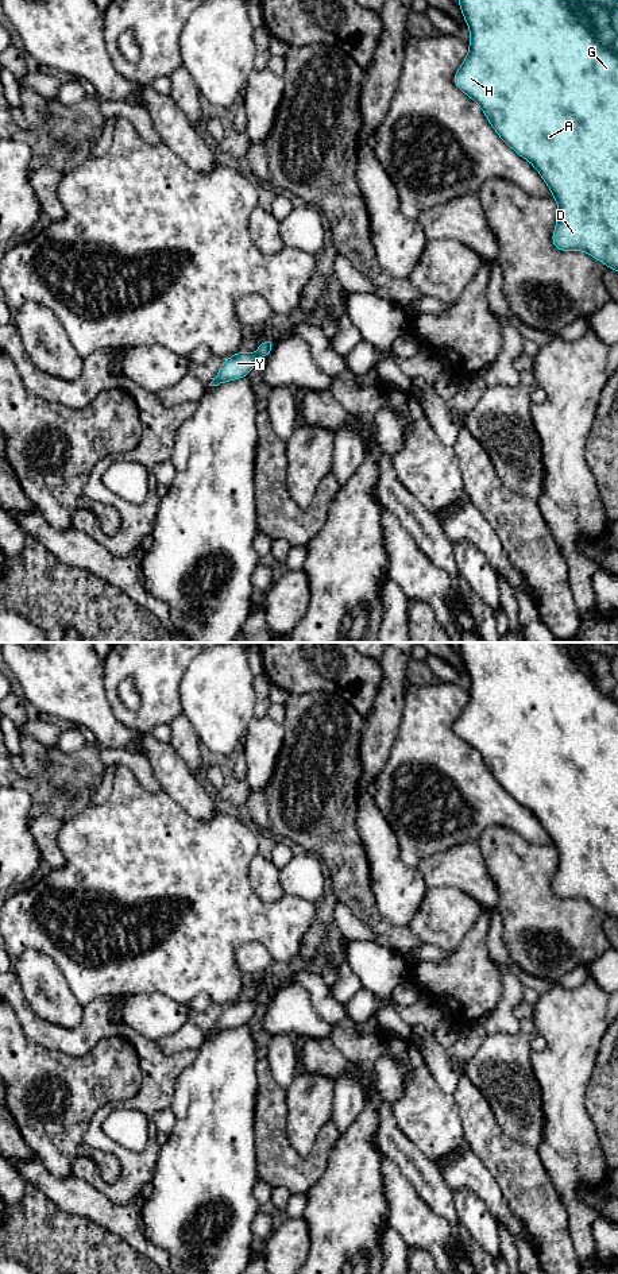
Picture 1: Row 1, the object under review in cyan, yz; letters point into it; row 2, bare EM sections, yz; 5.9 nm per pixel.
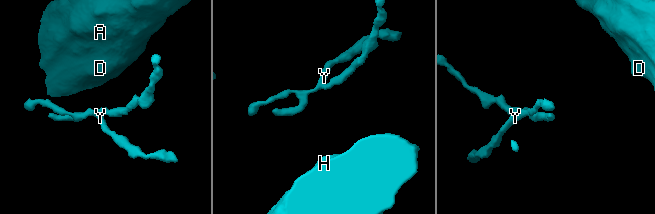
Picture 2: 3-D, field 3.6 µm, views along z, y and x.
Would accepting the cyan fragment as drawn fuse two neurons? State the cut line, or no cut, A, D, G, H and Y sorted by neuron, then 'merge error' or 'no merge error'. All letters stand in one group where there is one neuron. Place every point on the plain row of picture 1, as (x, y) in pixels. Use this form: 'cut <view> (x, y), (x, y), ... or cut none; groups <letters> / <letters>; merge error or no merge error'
cut none; groups A D G H Y; no merge error

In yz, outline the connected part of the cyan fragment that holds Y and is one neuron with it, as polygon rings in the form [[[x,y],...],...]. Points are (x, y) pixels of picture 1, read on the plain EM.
[[[263,988],[256,1000],[236,1000],[233,1004],[227,1005],[209,1034],[219,1034],[224,1030],[247,1024],[255,1015],[256,1005],[267,1005],[271,1001],[273,993],[274,989]]]

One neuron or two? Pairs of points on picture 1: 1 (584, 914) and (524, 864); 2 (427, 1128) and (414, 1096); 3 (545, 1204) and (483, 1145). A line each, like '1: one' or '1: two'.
1: one
2: one
3: one

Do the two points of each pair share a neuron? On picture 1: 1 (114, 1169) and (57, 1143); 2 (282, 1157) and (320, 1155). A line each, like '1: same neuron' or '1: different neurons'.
1: same neuron
2: same neuron

